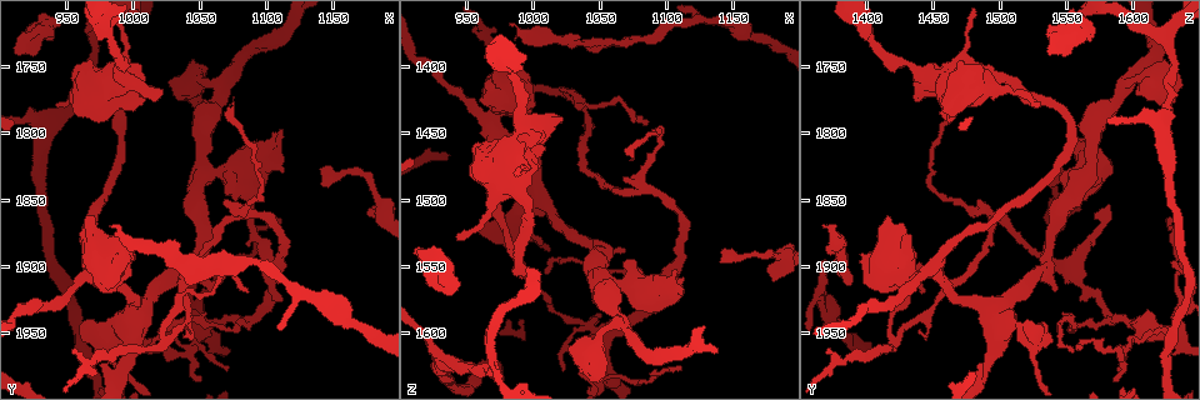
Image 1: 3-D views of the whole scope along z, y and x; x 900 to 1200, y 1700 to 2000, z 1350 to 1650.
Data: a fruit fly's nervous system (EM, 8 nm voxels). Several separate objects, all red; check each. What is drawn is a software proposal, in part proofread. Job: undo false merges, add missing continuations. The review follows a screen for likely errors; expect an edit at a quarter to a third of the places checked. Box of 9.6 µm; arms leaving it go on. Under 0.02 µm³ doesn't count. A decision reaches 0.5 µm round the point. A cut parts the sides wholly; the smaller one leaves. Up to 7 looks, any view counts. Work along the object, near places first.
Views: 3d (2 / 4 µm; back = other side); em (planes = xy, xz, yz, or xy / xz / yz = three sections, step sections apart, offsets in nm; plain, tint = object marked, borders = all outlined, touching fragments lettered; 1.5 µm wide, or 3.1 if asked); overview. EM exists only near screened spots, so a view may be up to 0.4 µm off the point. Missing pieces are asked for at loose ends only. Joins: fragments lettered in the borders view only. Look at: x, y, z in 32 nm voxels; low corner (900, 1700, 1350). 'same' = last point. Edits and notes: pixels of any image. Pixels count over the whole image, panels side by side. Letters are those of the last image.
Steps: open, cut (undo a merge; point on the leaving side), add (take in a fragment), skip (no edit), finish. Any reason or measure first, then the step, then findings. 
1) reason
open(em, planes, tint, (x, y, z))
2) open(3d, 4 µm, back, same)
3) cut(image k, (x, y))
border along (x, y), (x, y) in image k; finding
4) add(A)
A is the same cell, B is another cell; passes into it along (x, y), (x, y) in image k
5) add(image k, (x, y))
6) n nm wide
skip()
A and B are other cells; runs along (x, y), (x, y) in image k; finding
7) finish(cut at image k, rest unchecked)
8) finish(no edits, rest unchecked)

tapers out
open(3d, 2 µm, back, (942, 1782, 1528))

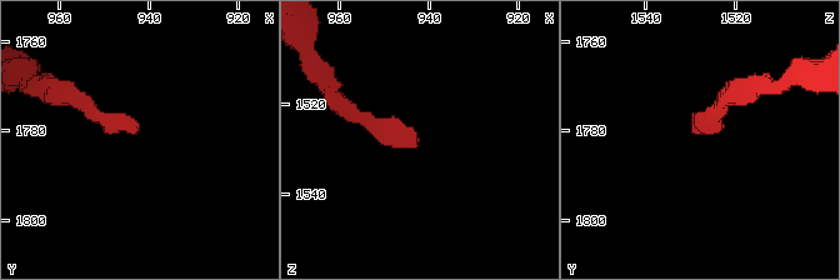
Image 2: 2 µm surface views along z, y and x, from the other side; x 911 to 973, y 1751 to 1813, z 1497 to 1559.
now the EM
open(em, planes, borders, (943, 1780, 1526))

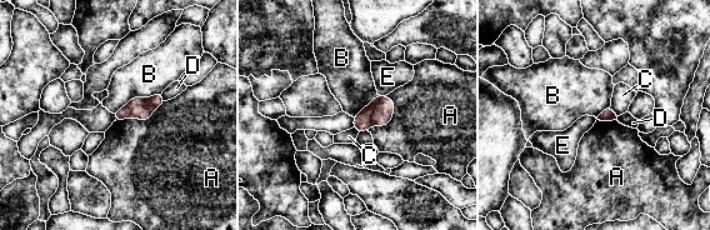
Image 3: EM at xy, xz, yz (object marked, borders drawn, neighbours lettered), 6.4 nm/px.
A touches over 360 nm
skip()
A, B, C, D and E are other cells; no lettered fragment goes on from it

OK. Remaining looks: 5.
tapers out
open(em, planes, plain, (1078, 1784, 1464))

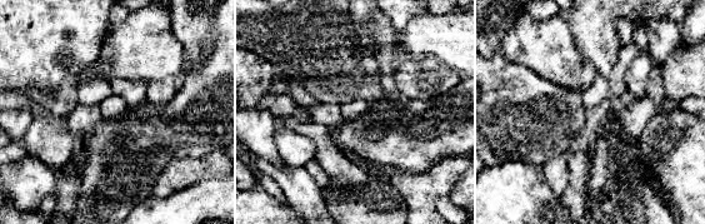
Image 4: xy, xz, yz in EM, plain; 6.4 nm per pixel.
open(em, planes, borders, same)

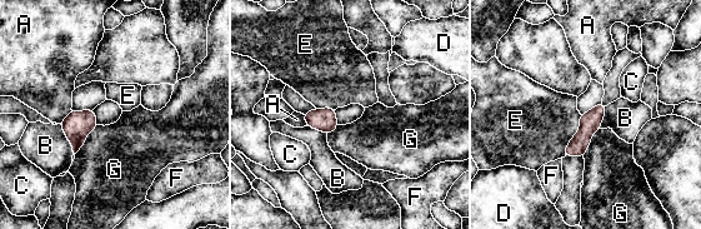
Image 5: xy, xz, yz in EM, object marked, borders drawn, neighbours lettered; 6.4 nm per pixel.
skip()
A, B, C, D, E, F and G are other cells; runs along (602, 106), (582, 138), (567, 153) in image 5; no lettered fragment goes on from it

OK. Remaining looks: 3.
branch stops here
open(em, yz, step 4, tint, (1110, 1800, 1556))

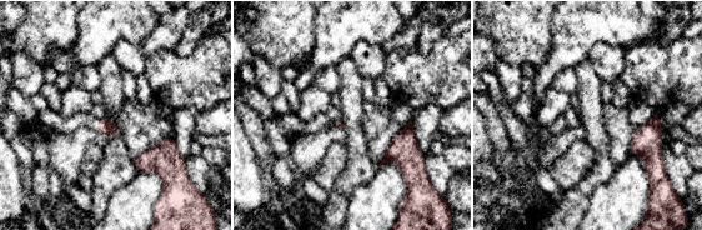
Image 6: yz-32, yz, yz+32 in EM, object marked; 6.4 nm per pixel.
open(em, planes, borders, same)

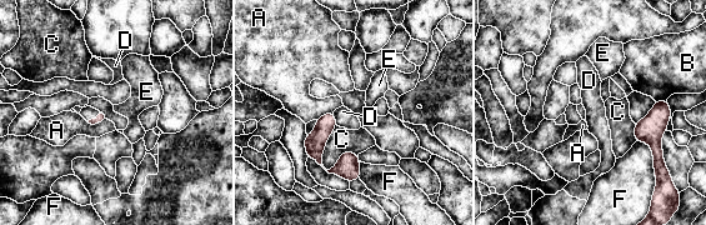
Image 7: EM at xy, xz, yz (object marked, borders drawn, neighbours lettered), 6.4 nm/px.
skip()
A, B, C, D, E and F are other cells; border along (333, 113), (338, 125) in image 7; none of them fits

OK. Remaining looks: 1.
finish(no edits, rest unchecked)

